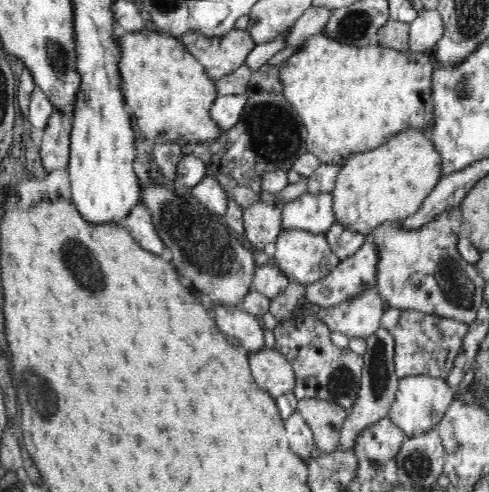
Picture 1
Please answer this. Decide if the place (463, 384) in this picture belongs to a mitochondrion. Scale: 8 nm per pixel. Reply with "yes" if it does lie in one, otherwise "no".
no

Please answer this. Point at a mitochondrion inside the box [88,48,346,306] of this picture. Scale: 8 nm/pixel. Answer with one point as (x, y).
(198, 243)

